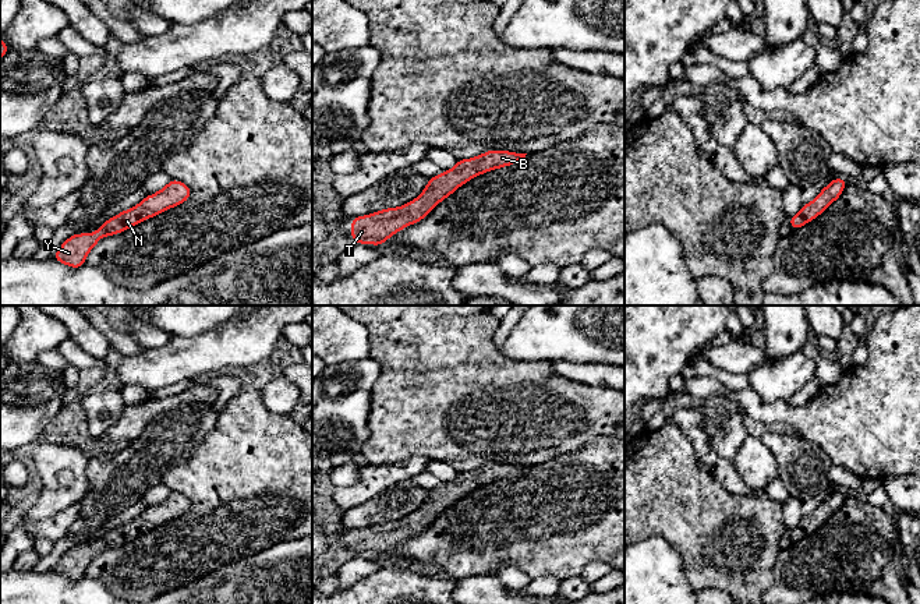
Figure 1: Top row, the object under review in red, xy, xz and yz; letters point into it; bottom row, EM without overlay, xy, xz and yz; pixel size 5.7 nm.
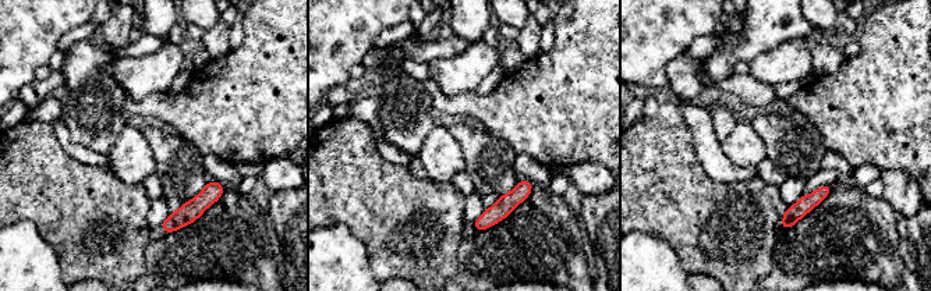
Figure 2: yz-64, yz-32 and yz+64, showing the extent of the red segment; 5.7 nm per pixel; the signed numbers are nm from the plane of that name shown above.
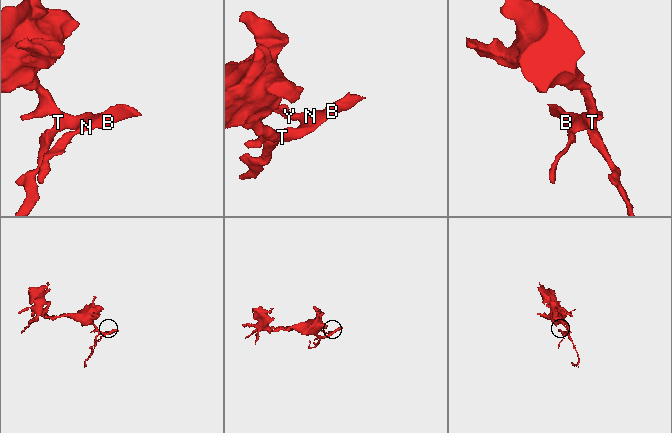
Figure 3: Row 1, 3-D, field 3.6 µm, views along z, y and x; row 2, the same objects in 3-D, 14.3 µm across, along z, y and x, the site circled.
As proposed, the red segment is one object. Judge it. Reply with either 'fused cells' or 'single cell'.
single cell

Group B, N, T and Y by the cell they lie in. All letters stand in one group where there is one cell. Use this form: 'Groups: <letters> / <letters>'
Groups: B N T Y

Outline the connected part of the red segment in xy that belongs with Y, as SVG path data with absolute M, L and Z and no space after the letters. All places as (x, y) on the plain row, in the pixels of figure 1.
M171 491L160 504L145 509L137 519L123 523L106 533L98 544L72 547L52 571L70 580L81 580L85 576L88 565L98 557L100 550L121 545L142 533L185 515L190 509L190 499Z

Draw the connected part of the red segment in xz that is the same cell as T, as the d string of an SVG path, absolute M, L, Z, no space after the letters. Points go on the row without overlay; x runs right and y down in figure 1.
M491 462L471 471L459 471L457 477L450 483L429 490L425 502L411 515L399 520L386 520L365 529L351 530L350 550L358 557L382 558L401 541L422 533L461 497L482 485L514 477L526 467Z

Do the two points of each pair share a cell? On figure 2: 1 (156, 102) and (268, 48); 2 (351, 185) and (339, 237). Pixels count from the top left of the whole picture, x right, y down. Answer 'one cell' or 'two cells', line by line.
1: one cell
2: two cells

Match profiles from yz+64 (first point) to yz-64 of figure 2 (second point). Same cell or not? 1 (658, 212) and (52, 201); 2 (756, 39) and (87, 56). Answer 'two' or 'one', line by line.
1: one
2: two

